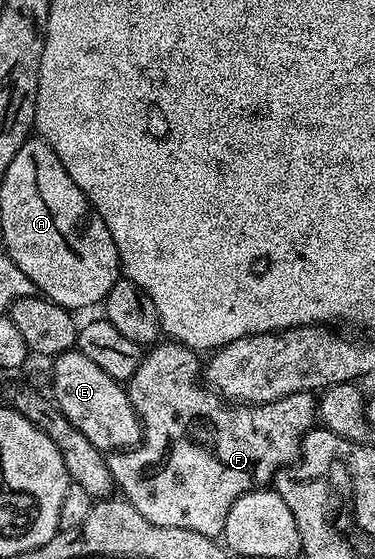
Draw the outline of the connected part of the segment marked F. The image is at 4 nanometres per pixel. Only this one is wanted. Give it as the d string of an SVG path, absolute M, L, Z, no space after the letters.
M169 339L155 344L143 356L128 382L130 402L142 424L142 440L132 449L111 452L108 460L115 486L120 493L122 489L121 496L148 523L156 523L156 527L180 527L218 539L228 511L240 495L269 486L276 473L297 461L303 437L315 428L318 407L314 393L288 395L263 405L231 403L204 387L198 357L187 345Z

